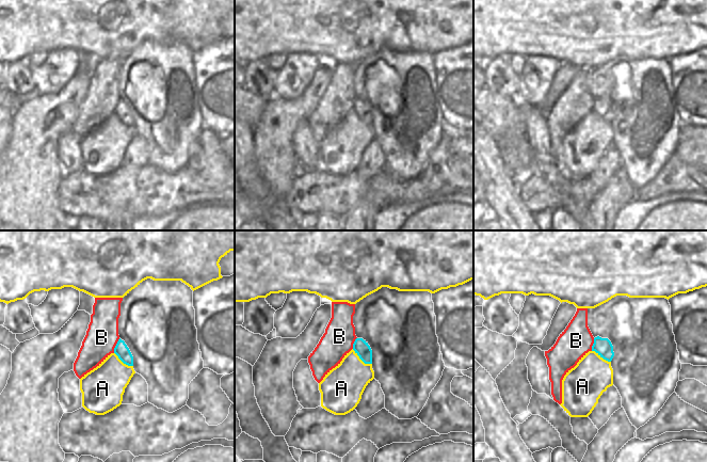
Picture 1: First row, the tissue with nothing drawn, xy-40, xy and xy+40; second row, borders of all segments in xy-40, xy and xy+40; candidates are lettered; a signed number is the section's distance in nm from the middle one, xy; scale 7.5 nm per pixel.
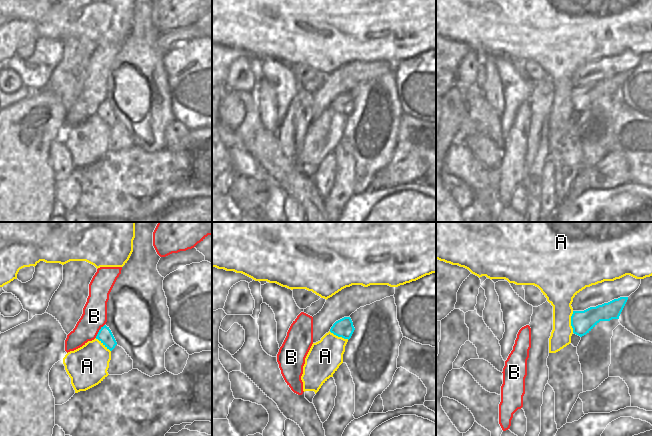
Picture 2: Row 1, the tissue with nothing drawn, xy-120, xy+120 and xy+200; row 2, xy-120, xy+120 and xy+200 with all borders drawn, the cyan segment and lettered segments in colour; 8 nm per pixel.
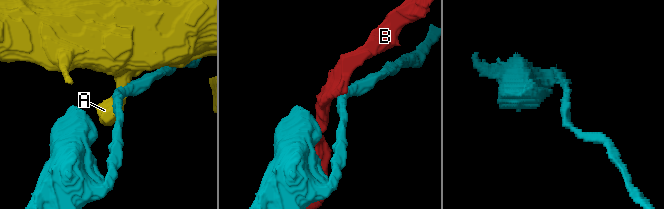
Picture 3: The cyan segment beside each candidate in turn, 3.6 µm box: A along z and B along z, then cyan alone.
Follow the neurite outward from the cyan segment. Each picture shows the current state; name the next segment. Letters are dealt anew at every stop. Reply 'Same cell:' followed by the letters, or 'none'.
Same cell: none

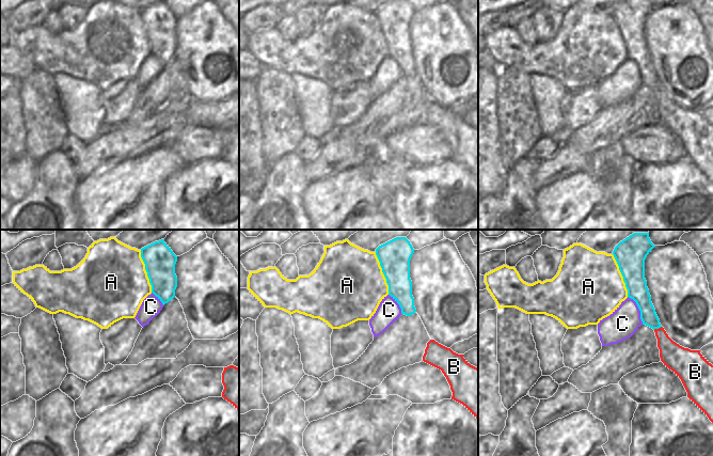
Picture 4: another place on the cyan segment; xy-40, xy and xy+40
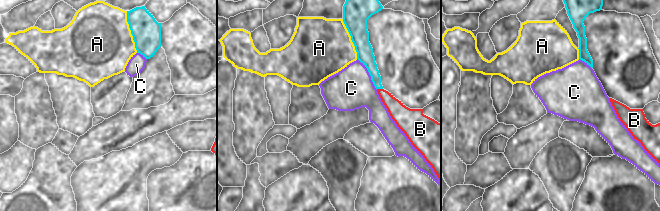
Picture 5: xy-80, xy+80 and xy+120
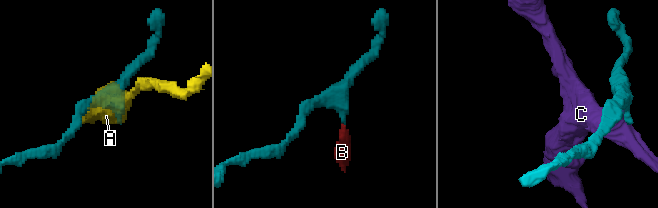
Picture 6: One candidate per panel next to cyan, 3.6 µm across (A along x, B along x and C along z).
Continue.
Same cell: B

